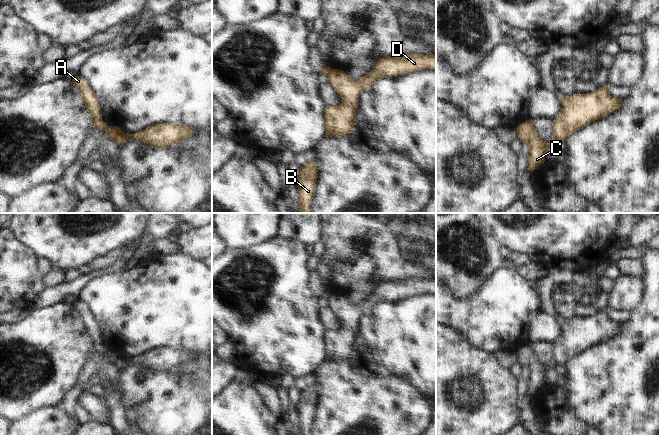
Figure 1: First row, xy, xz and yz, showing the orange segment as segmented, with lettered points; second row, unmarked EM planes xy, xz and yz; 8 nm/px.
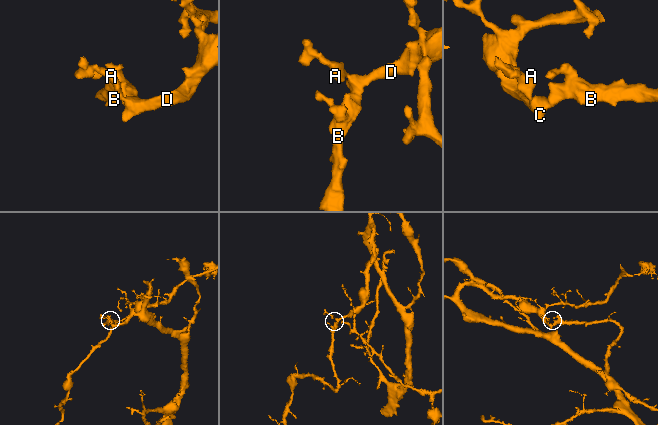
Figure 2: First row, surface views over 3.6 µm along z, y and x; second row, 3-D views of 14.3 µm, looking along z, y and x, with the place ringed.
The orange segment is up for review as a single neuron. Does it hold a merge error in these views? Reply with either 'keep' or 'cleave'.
cleave

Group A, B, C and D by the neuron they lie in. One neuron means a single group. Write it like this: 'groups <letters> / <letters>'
groups A / B C D

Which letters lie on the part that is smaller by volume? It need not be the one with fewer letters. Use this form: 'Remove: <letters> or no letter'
Remove: A

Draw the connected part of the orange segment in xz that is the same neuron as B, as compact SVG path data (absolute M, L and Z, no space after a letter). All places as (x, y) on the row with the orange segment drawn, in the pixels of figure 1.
M315 159L300 167L300 175L298 179L298 205L299 213L311 213L310 203L315 194L315 187L318 177L318 169Z

